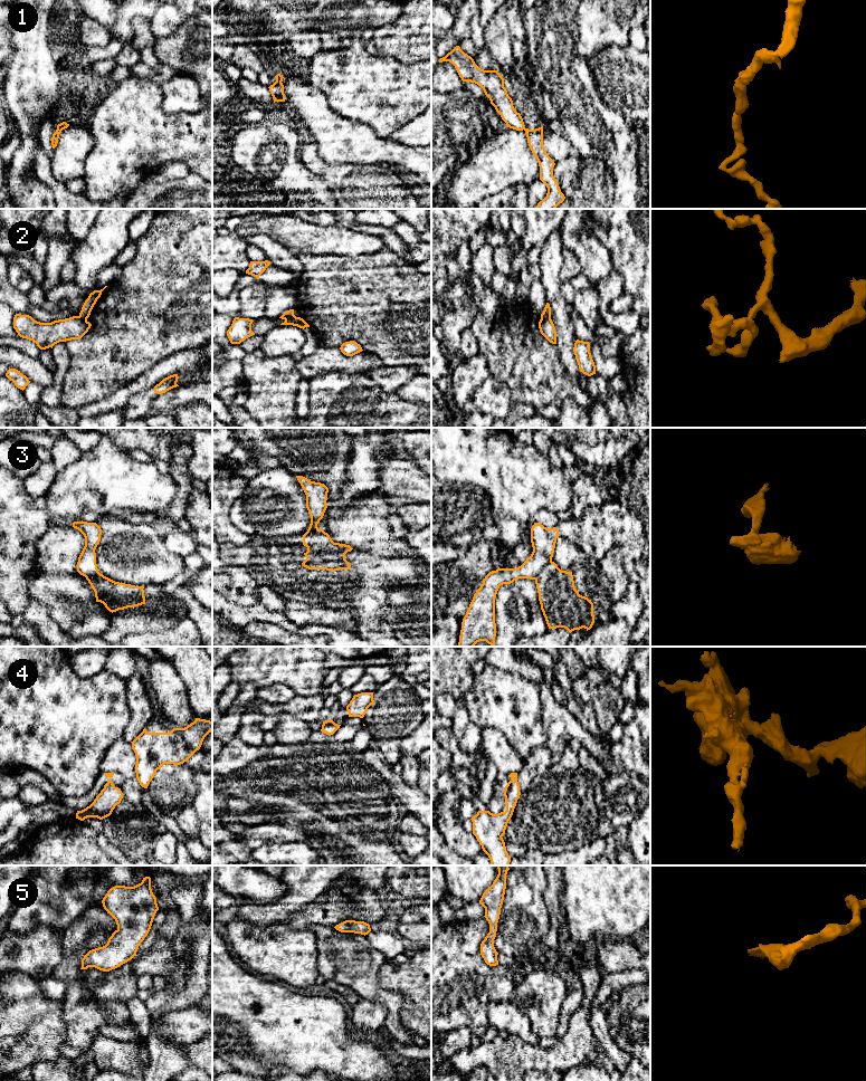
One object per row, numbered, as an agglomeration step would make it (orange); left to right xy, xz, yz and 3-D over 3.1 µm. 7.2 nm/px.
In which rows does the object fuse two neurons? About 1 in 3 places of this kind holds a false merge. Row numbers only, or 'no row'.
2, 3

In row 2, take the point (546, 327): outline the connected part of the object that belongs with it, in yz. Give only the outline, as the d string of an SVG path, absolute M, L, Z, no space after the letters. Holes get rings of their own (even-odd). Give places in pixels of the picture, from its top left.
M541 318L539 322L541 334L552 344L556 344L556 332L551 318Z

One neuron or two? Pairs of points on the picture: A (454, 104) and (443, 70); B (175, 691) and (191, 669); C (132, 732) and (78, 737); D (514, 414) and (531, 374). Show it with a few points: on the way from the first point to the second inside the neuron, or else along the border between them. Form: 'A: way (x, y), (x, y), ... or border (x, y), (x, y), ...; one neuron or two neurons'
A: border (463, 86), (443, 94); two neurons
B: border (167, 660), (183, 682), (191, 706); two neurons
C: border (129, 707), (129, 723), (122, 736); two neurons
D: border (513, 402), (530, 403), (535, 409); two neurons

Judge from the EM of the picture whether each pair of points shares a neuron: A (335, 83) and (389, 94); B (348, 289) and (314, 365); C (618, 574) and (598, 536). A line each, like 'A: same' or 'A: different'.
A: same
B: different
C: different

